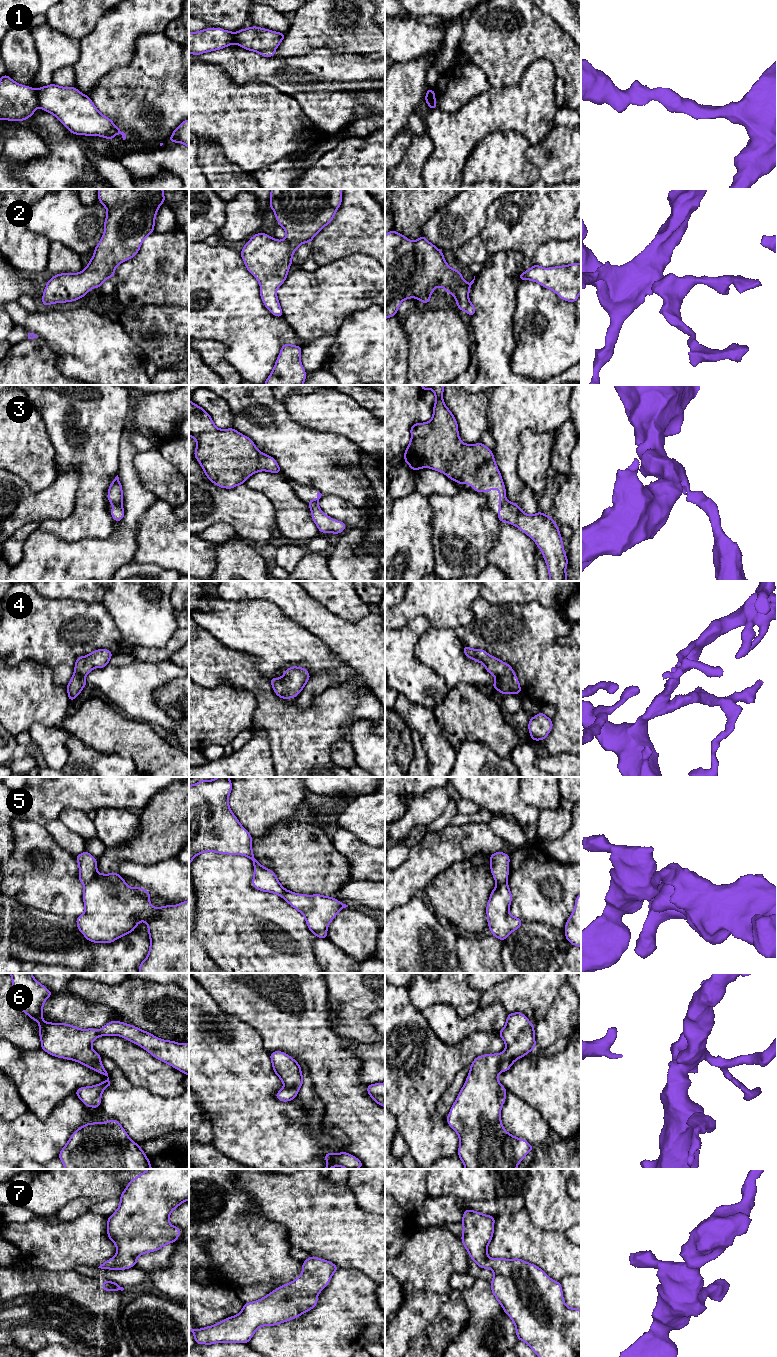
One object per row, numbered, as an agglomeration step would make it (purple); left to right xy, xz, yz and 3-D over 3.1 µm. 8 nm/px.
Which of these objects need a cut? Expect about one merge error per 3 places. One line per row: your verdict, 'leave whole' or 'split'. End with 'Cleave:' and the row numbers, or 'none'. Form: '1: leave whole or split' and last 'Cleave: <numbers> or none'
1: split
2: leave whole
3: leave whole
4: leave whole
5: split
6: leave whole
7: leave whole
Cleave: 1, 5

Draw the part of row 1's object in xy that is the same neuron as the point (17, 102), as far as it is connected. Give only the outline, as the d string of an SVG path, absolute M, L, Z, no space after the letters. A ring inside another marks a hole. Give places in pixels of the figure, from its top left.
M7 74L0 77L0 120L24 121L38 106L36 89L13 81Z

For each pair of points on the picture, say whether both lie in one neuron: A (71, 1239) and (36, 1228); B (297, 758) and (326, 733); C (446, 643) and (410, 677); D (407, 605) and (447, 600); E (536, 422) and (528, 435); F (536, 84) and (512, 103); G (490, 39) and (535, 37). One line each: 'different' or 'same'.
A: same
B: same
C: different
D: same
E: different
F: same
G: same

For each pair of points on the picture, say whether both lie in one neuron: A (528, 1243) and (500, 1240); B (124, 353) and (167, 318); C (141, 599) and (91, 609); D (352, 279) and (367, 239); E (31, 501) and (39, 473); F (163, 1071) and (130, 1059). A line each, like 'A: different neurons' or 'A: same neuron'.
A: same neuron
B: different neurons
C: different neurons
D: different neurons
E: different neurons
F: same neuron

